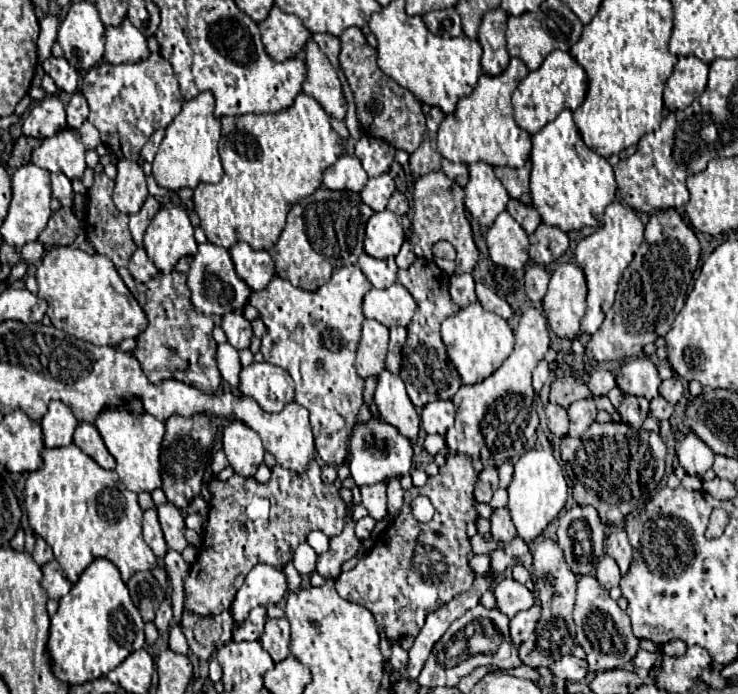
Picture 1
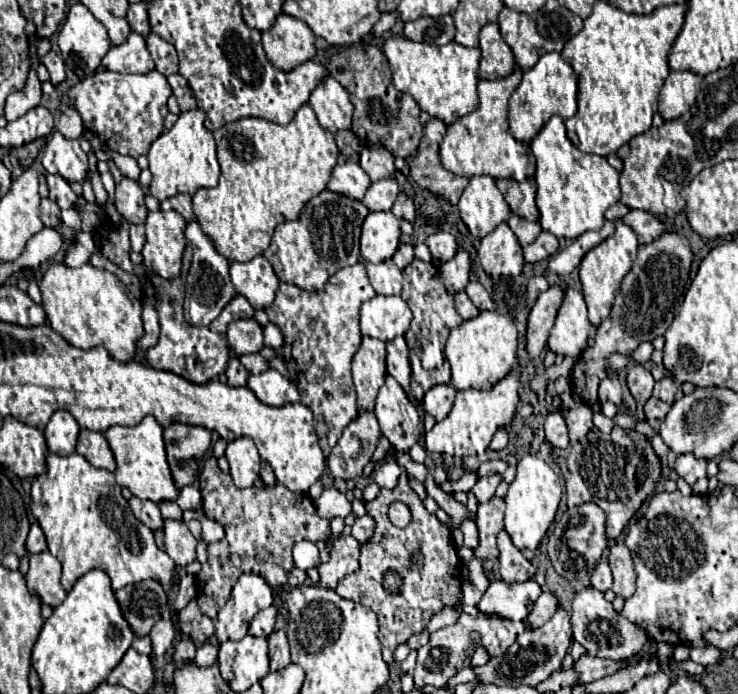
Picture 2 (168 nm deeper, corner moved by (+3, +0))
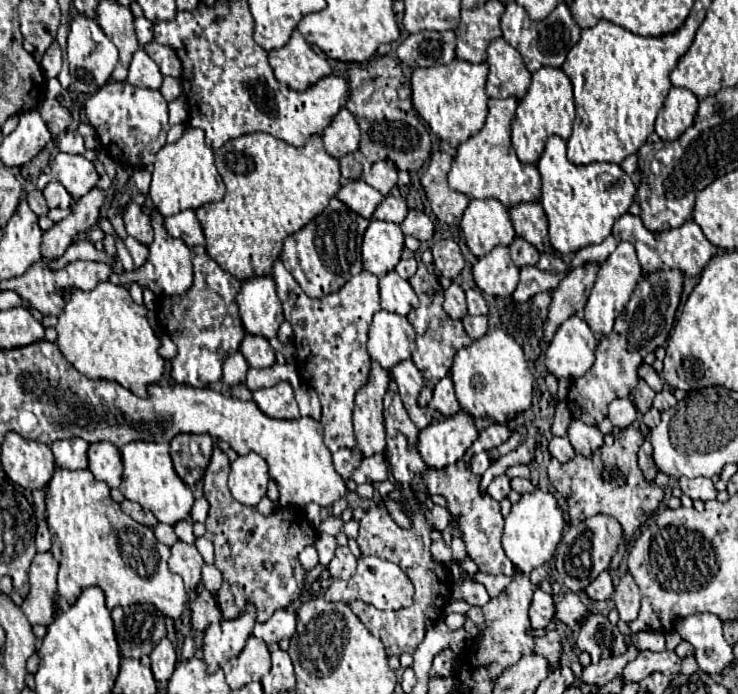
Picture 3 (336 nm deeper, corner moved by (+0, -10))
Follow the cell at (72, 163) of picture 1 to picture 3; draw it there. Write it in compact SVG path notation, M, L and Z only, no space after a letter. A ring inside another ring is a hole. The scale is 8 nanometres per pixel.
M60 152L54 158L52 176L68 190L68 194L74 200L88 194L100 178L90 160L86 160L84 156L74 156L74 154L64 154L64 152Z

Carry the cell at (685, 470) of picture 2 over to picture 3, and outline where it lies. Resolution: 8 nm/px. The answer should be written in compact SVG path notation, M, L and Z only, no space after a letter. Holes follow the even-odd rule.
M680 478L682 492L692 500L712 500L716 498L716 488L710 478Z

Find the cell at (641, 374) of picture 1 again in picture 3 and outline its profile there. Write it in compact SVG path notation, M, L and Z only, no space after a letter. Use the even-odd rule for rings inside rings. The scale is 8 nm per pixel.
M640 380L638 386L636 386L636 390L634 390L634 394L632 394L632 400L634 400L636 410L638 410L640 414L648 412L648 410L652 408L652 400L654 400L654 396L656 396L656 392L654 392L644 380Z

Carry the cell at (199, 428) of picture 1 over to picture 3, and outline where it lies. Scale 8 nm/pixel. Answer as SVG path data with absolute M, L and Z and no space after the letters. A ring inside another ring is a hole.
M178 434L170 442L170 456L178 476L194 486L206 472L214 442L208 434Z

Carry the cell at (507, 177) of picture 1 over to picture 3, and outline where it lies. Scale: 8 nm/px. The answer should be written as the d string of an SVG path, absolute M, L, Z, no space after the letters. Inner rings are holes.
M540 202L518 204L510 210L516 236L530 242L538 252L552 252L548 240L548 220Z

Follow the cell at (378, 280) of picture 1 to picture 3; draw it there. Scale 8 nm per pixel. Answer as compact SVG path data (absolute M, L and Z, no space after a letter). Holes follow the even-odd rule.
M394 270L380 278L380 300L386 312L408 316L418 306L418 296L414 288L402 280Z

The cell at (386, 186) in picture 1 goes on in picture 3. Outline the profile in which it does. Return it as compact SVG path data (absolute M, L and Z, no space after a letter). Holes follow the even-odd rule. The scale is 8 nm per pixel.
M388 194L382 204L378 206L378 210L374 212L376 220L386 220L386 222L394 222L394 224L402 224L402 220L408 214L408 206L406 200L402 196L394 196Z

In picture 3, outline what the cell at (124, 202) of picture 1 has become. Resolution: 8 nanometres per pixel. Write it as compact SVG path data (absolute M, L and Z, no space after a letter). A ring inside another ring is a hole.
M130 202L130 204L126 206L126 212L124 212L124 224L126 224L128 236L132 236L132 238L136 238L138 242L150 246L150 242L154 240L152 226L150 226L150 216L144 216L144 212L140 210L138 204Z

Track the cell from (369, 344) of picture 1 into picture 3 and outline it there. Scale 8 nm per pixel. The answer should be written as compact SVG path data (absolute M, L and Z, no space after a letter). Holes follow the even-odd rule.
M372 362L370 380L356 394L354 406L354 430L356 442L362 456L374 456L386 452L386 434L384 434L384 416L382 416L382 398L386 394L390 374L378 364Z

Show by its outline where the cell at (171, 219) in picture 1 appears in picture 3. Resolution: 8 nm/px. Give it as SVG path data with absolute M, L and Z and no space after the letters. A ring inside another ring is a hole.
M160 212L152 214L152 228L154 228L154 242L148 246L150 248L150 256L146 260L146 264L142 268L138 268L136 272L126 272L126 274L112 274L110 282L114 284L130 284L130 282L138 282L144 288L150 288L154 294L166 294L166 296L174 296L174 294L186 294L186 290L192 286L192 256L190 256L190 248L180 240L180 238L172 238L166 228L164 228L164 216Z

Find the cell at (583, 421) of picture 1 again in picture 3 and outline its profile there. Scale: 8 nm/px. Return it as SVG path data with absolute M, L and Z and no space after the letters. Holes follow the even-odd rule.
M582 420L570 422L568 440L574 446L576 454L582 456L592 456L598 448L604 446L604 434L596 426L586 426Z

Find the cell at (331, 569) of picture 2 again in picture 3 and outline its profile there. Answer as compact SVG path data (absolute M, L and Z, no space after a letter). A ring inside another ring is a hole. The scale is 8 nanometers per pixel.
M360 556L354 576L350 580L334 580L334 584L324 592L324 598L328 602L344 602L344 604L360 600L372 604L378 610L400 610L410 606L412 594L414 594L414 586L410 586L410 578L406 578L406 574L398 570L398 566L382 558Z

